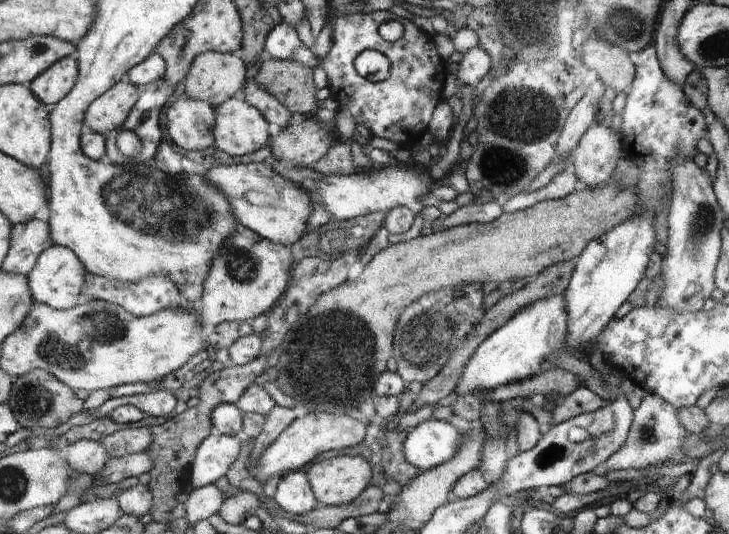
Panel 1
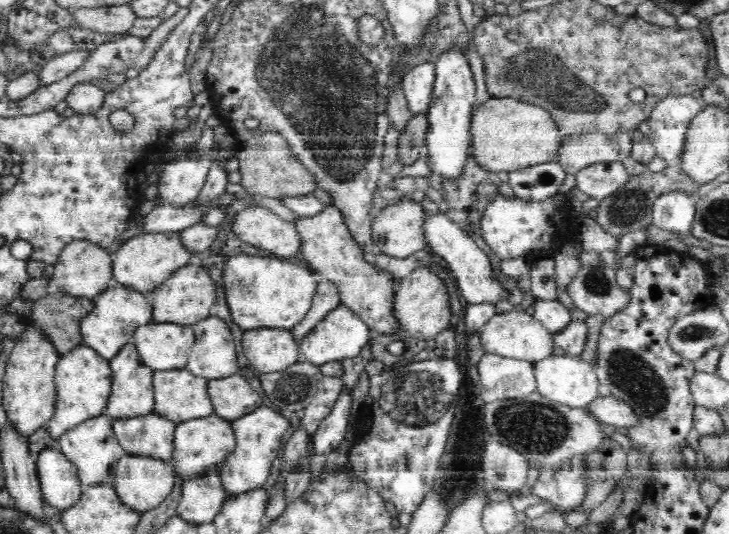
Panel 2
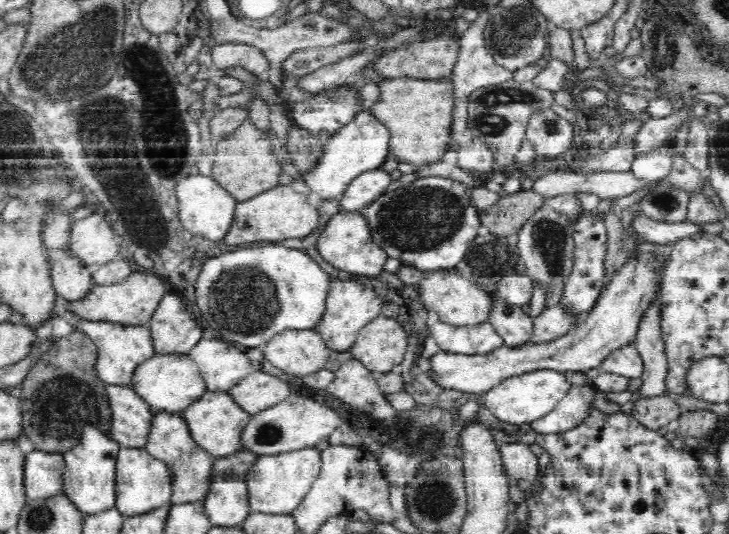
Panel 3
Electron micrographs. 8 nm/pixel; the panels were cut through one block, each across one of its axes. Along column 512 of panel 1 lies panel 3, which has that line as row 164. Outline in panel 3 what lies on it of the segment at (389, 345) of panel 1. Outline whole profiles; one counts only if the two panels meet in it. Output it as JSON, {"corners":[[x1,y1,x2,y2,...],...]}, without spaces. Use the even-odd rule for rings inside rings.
{"corners":[[246,120,228,138,215,145,216,154,212,157,211,176,222,188,230,191,238,202,254,198,257,194,266,192,278,186,278,176,283,173,277,150,273,149,268,134,258,130,249,120]]}

